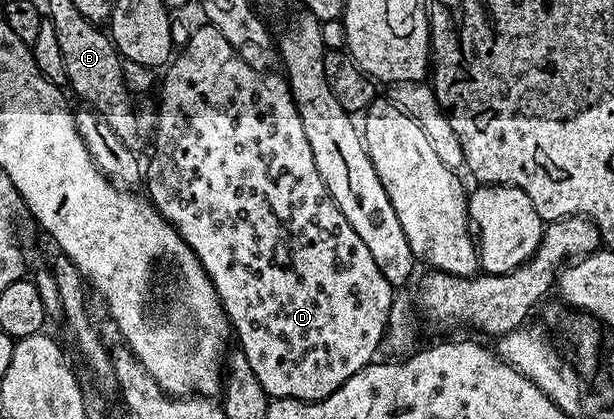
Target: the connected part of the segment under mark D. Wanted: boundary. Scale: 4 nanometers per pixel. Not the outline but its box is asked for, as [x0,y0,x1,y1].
[146,24,394,402]

